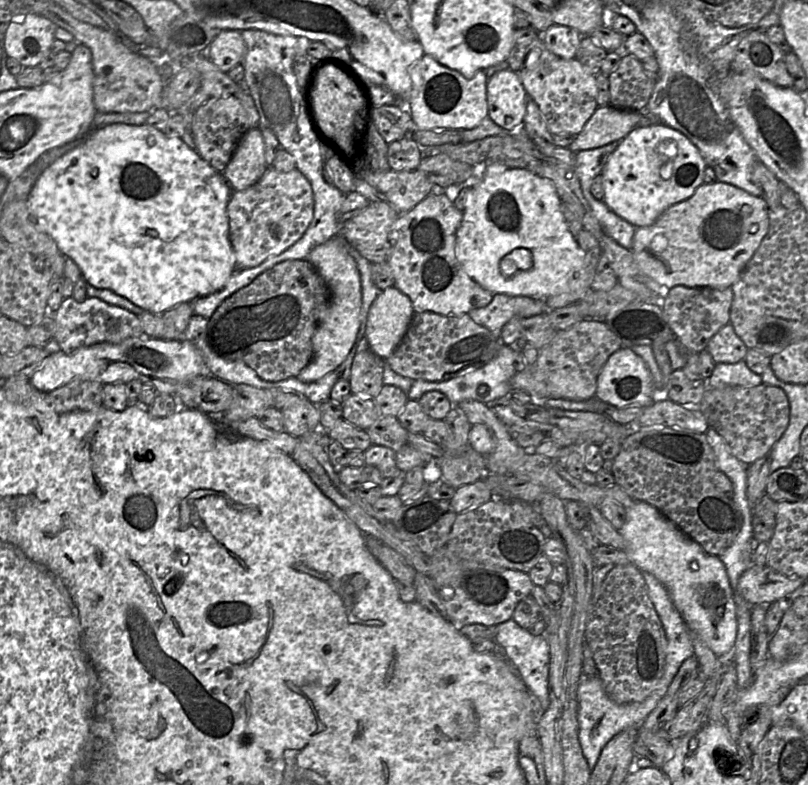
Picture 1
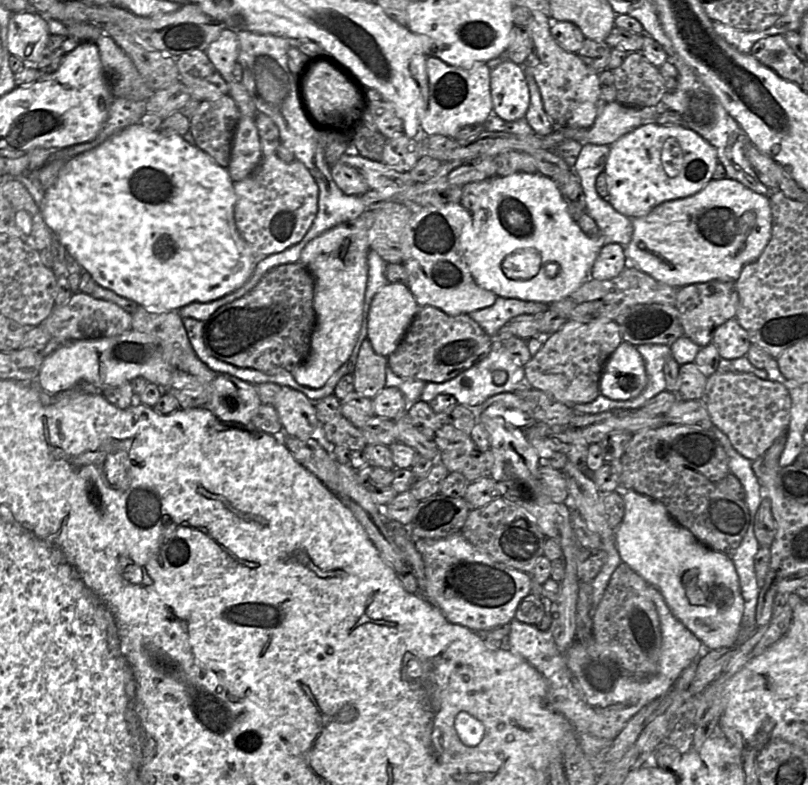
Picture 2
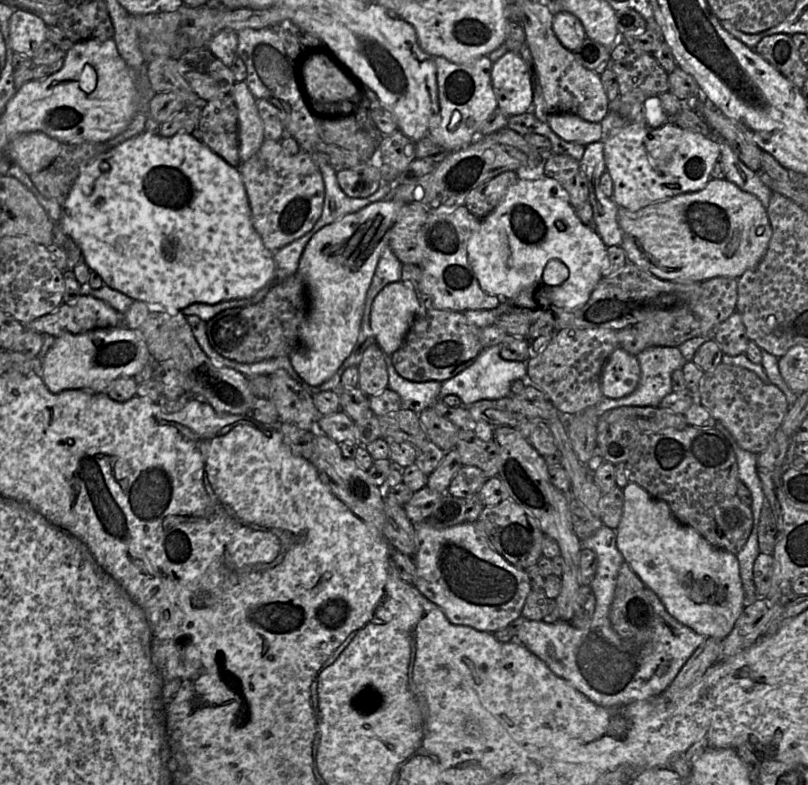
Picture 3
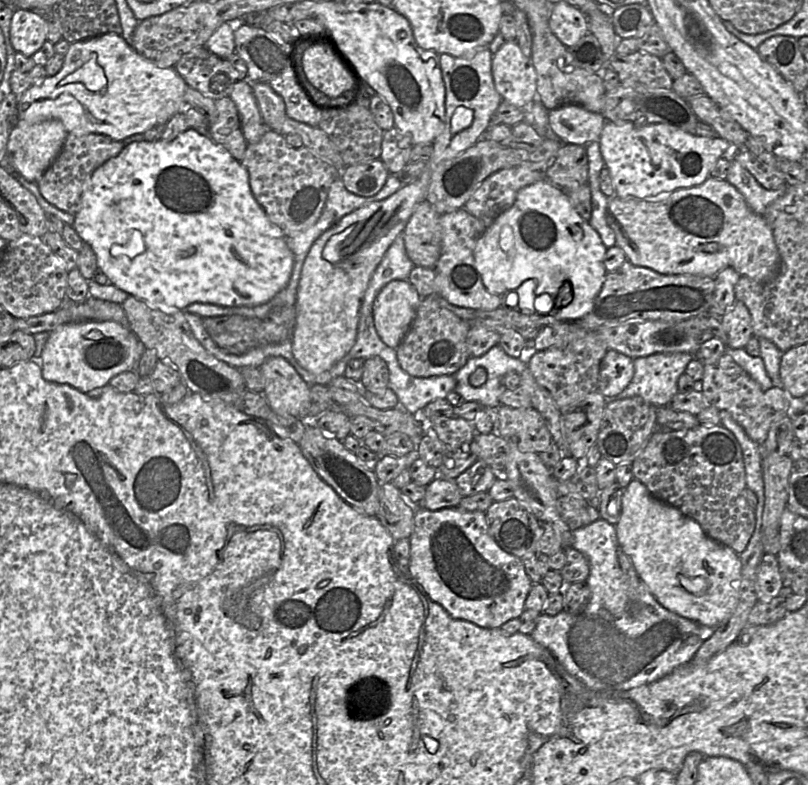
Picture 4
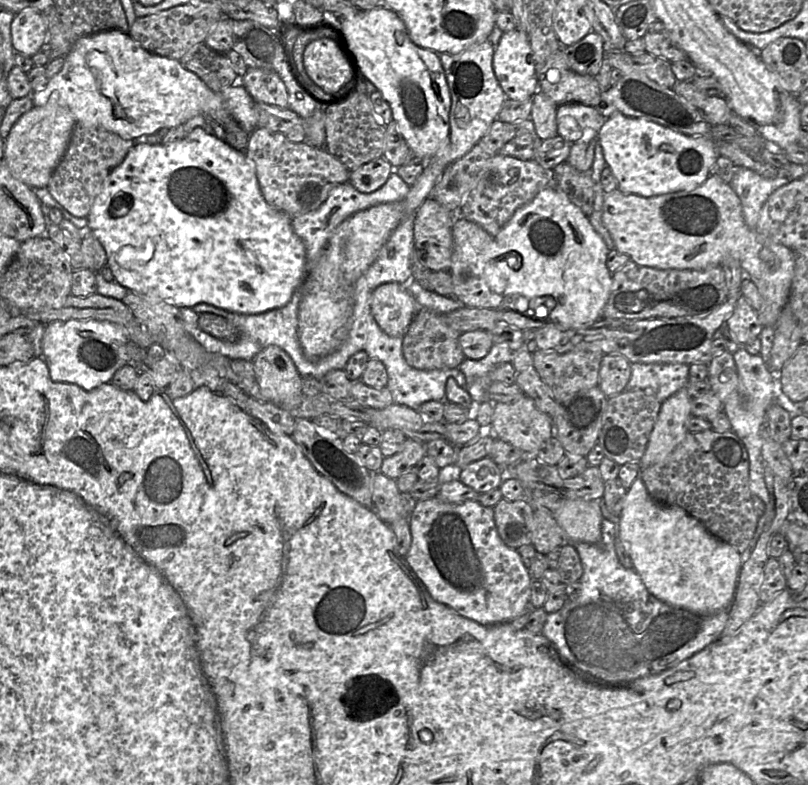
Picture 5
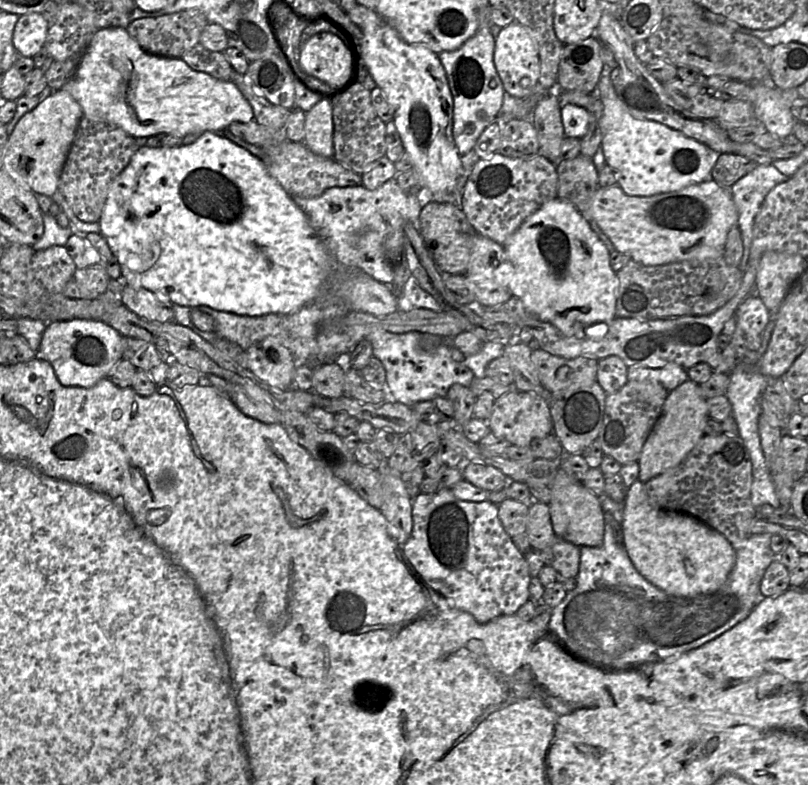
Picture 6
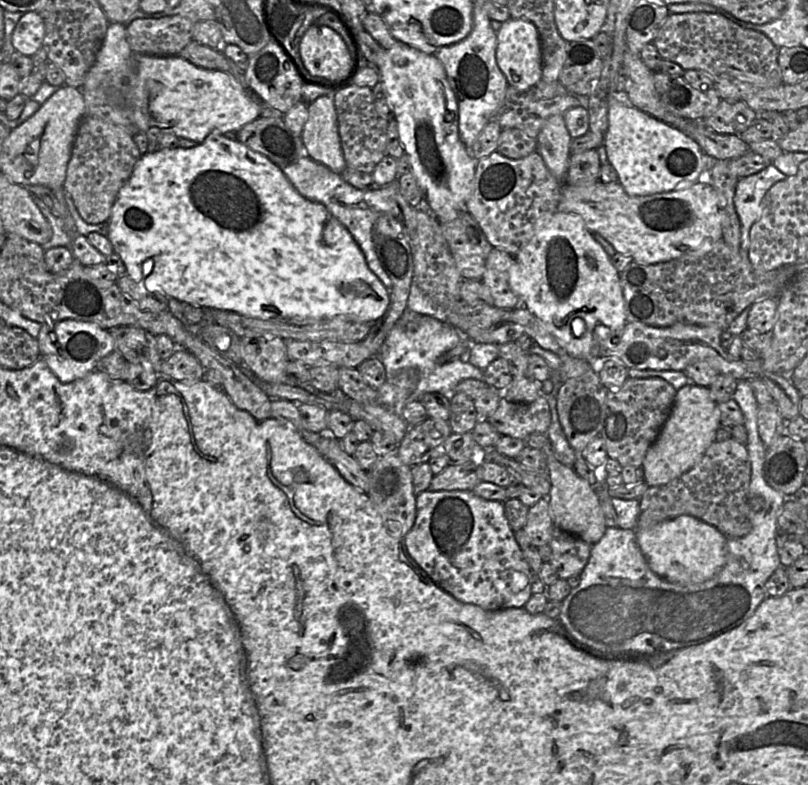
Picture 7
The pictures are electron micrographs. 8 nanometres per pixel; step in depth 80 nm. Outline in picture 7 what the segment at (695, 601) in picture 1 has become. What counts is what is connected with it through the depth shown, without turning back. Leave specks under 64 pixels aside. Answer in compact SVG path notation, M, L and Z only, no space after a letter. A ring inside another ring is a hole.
M680 515L647 529L637 528L635 533L650 569L673 583L703 583L714 578L726 563L728 538L711 524L691 515Z

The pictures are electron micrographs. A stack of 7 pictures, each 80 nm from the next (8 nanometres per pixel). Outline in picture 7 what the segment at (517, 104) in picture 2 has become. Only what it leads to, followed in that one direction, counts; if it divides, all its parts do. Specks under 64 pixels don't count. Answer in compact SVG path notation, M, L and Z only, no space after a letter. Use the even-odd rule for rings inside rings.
M510 18L503 22L497 33L496 62L508 85L526 91L542 78L542 50L536 26L527 20Z

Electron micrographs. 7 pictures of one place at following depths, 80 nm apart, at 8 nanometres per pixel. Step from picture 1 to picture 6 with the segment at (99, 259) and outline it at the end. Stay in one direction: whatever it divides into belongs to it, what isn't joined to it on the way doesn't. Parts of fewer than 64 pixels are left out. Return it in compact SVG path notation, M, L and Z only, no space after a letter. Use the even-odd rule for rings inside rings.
M203 132L189 145L178 147L139 148L127 167L113 182L100 219L101 233L106 238L122 269L122 277L134 287L141 287L163 297L172 304L196 308L208 306L215 310L243 316L289 314L314 303L321 295L331 269L323 243L311 228L307 217L293 198L267 172L262 162L247 150L225 139L221 132Z

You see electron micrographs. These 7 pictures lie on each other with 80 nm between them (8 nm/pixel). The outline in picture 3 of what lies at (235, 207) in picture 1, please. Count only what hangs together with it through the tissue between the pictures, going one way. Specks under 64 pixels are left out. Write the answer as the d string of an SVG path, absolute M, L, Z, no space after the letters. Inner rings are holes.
M265 140L249 160L238 167L247 196L251 221L264 246L275 252L308 233L321 216L325 196L323 177L310 154L288 154L280 141Z

